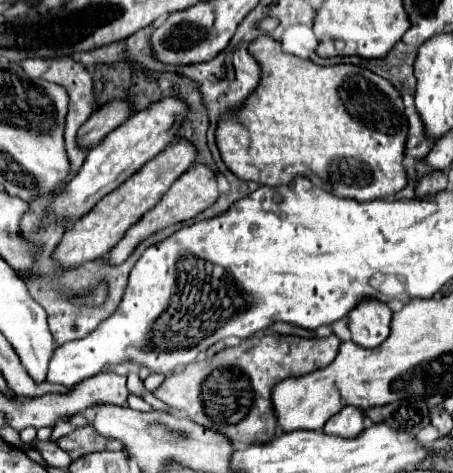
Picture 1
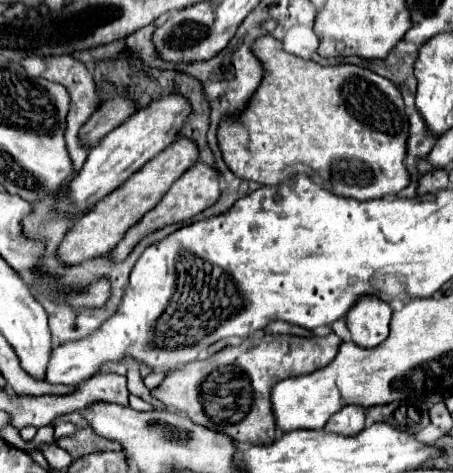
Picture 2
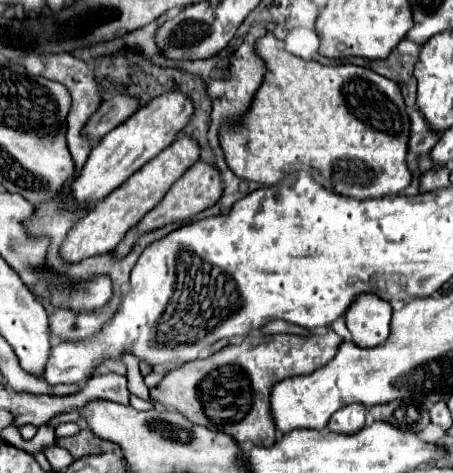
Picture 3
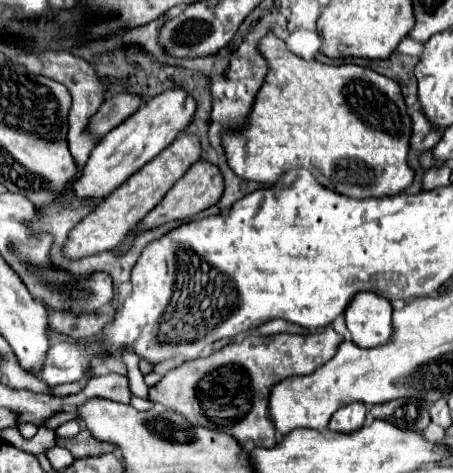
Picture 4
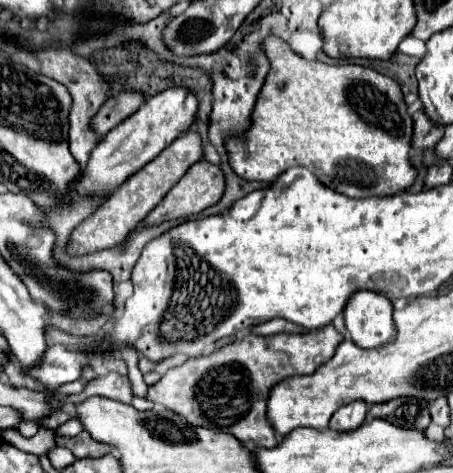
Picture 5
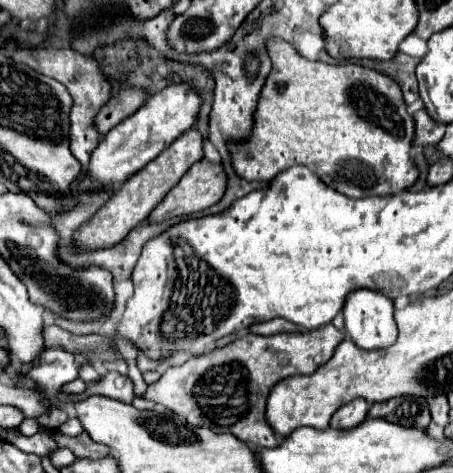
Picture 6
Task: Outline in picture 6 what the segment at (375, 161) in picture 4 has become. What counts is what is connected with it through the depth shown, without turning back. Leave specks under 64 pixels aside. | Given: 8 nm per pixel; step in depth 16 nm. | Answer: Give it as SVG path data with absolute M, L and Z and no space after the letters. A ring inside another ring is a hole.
M268 38L266 50L272 60L272 70L260 92L260 104L256 104L256 124L252 126L252 136L248 136L244 144L228 144L232 168L240 178L272 182L280 172L300 164L312 168L324 184L350 198L390 196L416 182L418 168L410 158L414 120L406 112L400 86L392 78L356 64L332 66L306 60L280 38Z

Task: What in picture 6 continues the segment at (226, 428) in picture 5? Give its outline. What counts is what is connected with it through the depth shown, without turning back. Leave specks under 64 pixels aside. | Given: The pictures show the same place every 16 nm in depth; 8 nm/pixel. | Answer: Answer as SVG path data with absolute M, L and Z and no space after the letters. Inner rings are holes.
M332 324L312 332L304 332L304 334L274 334L274 336L246 334L242 340L234 340L232 344L220 350L214 350L206 356L190 358L182 366L168 368L166 374L156 384L148 386L144 398L166 406L168 410L176 412L192 426L206 426L214 432L230 432L252 448L274 448L278 440L266 420L266 400L272 384L294 374L312 374L320 366L320 358L322 358L322 364L328 362L342 340L344 340L344 334L336 330Z

